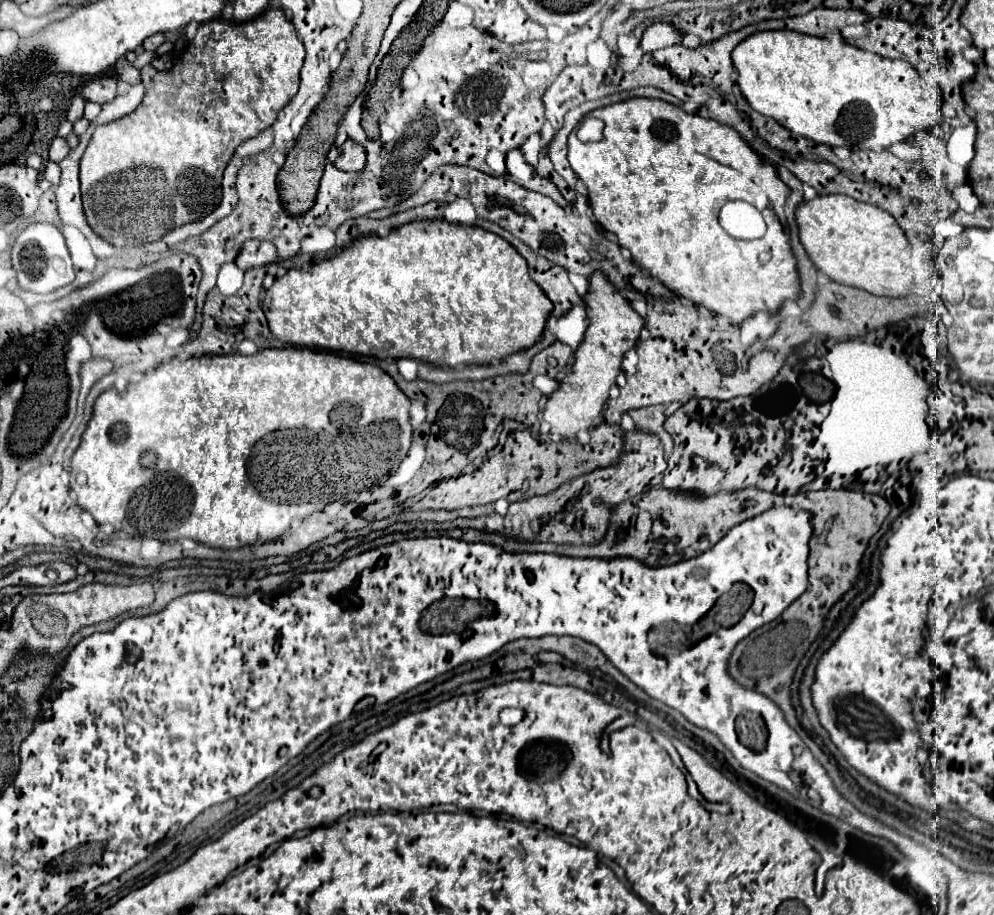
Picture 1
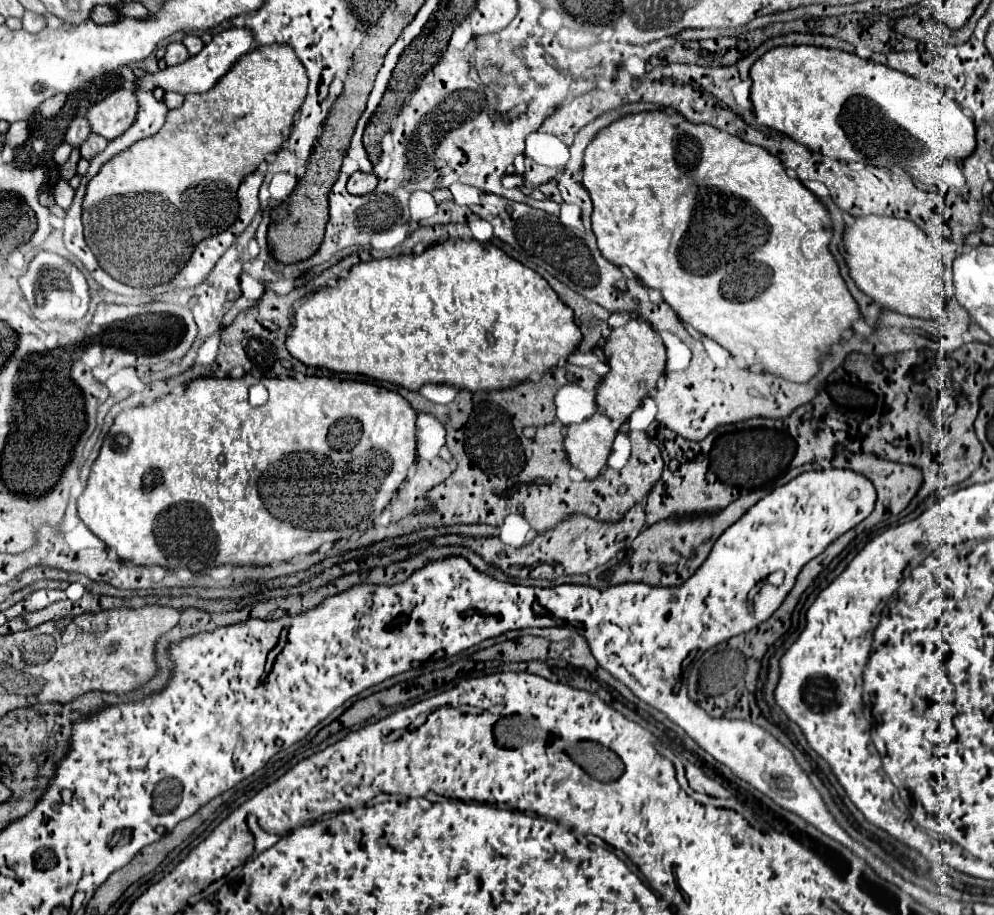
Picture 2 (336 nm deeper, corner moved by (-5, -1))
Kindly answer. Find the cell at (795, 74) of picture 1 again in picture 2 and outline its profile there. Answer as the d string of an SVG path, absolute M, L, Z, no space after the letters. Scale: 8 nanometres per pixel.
M816 45L774 47L752 65L750 77L754 81L750 101L758 123L778 129L790 139L838 161L864 161L892 169L904 167L922 151L938 151L942 157L964 159L976 147L974 121L948 97L946 89L870 59L860 59L854 53Z

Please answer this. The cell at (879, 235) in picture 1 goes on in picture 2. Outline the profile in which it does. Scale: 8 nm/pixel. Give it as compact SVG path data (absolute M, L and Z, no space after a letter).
M862 215L856 217L852 225L846 225L842 235L842 257L848 265L850 277L854 279L856 287L872 297L880 307L892 309L902 315L920 317L920 319L938 319L942 317L944 309L944 261L932 241L924 235L920 227L916 227L908 219L896 217L878 217L878 215Z

